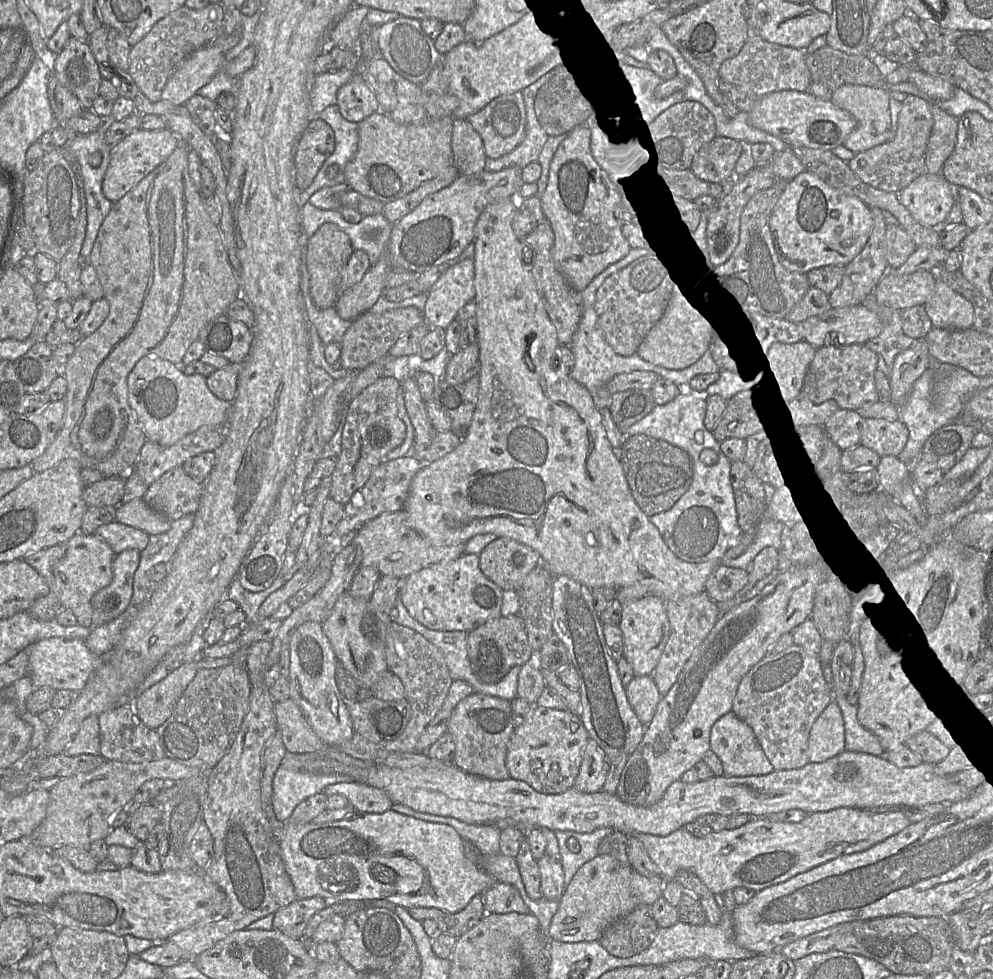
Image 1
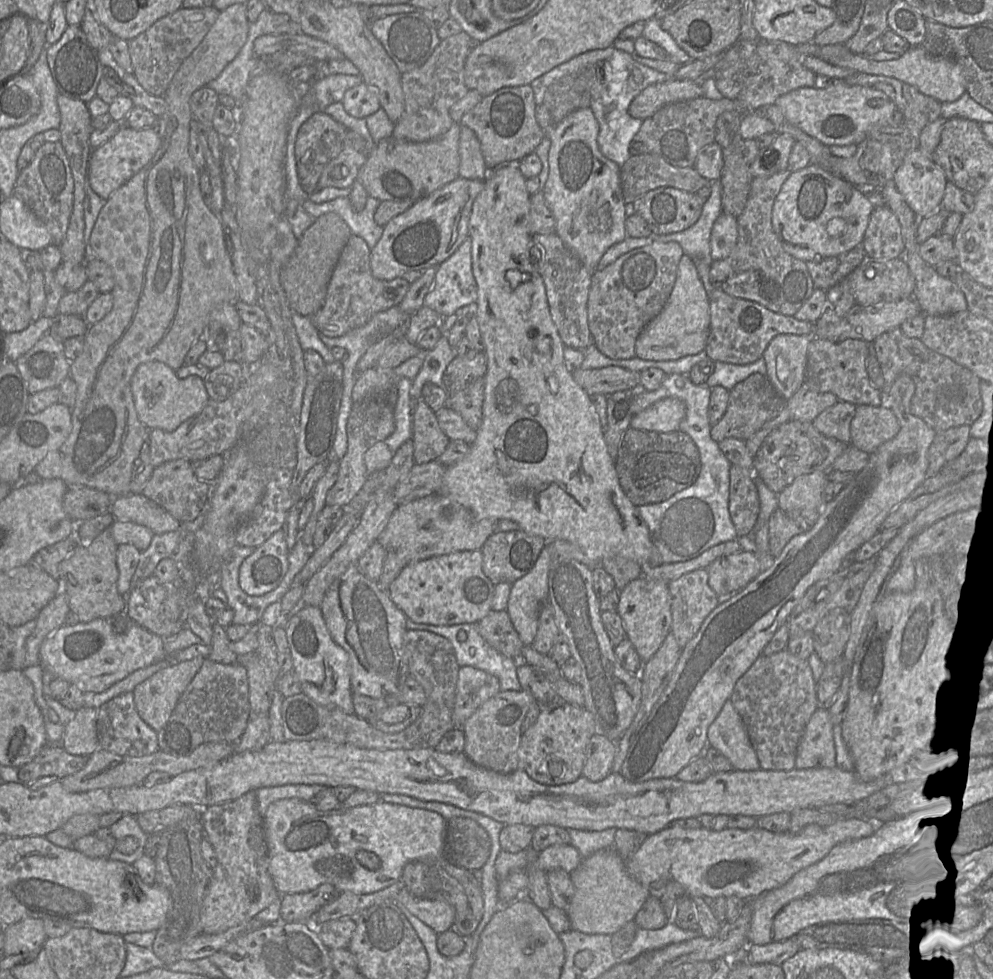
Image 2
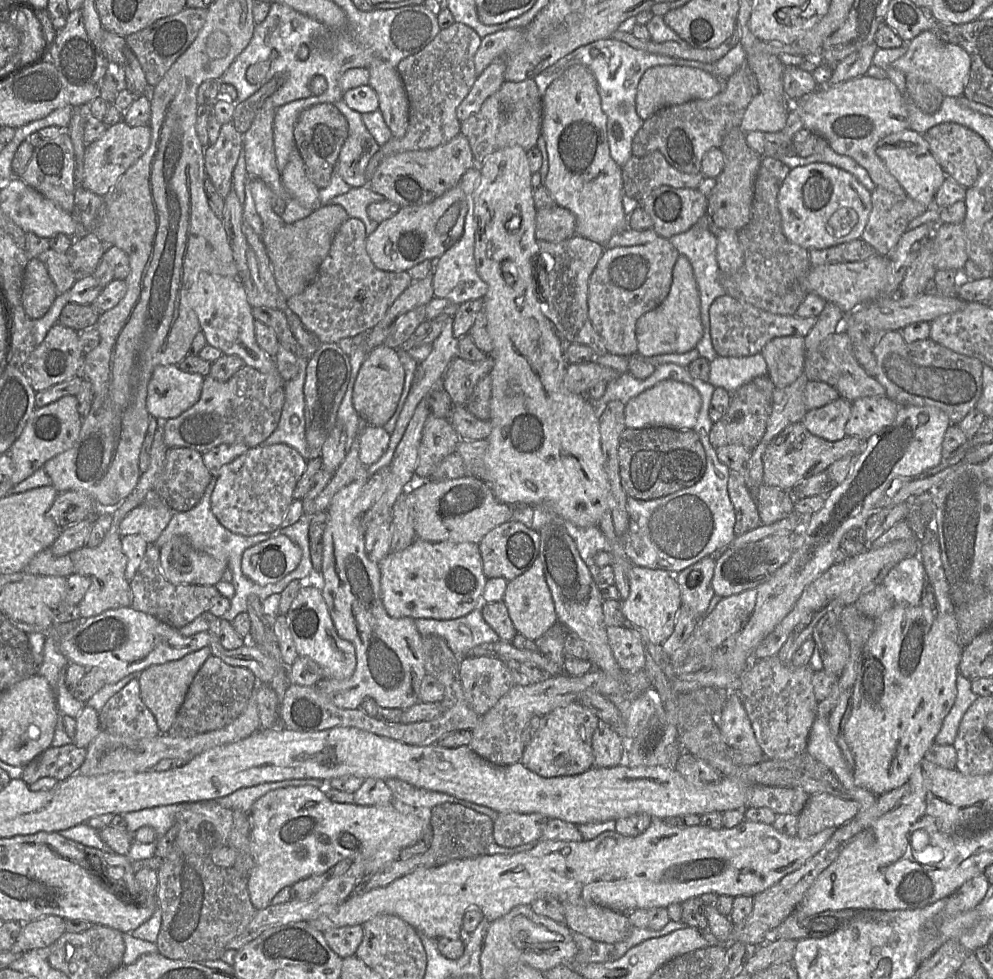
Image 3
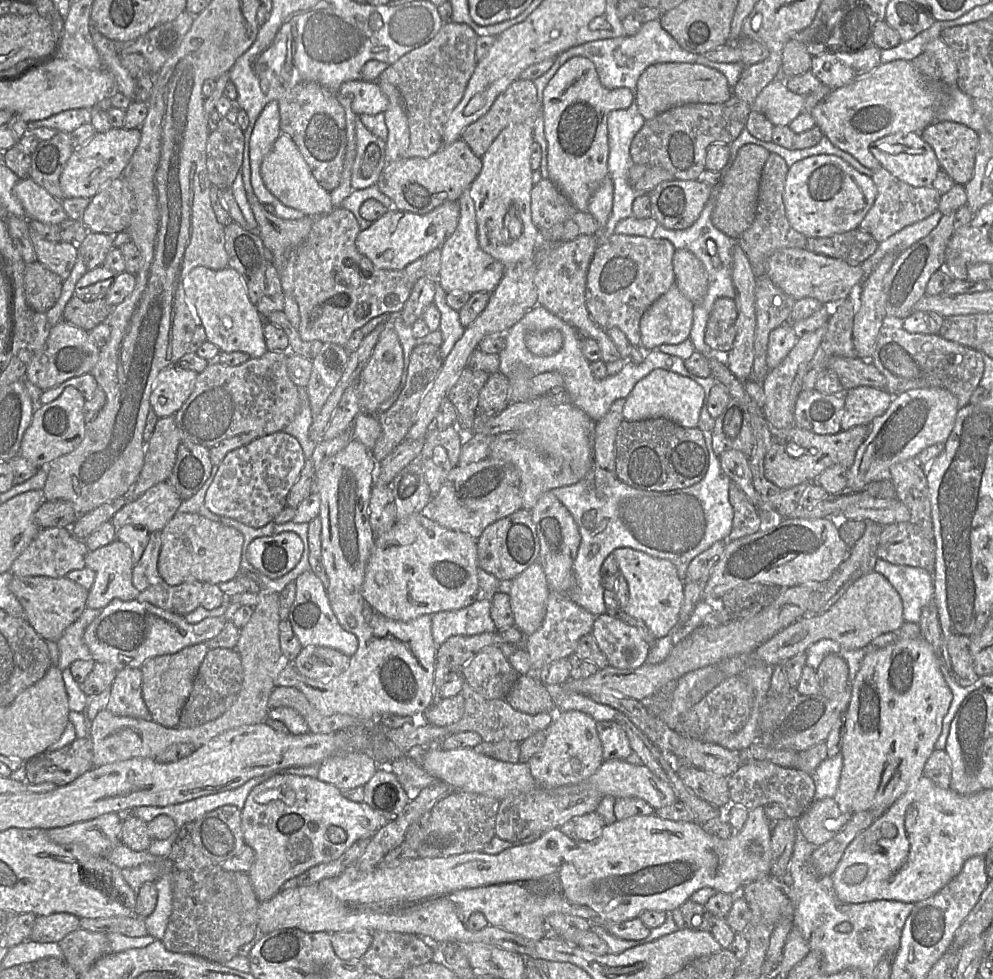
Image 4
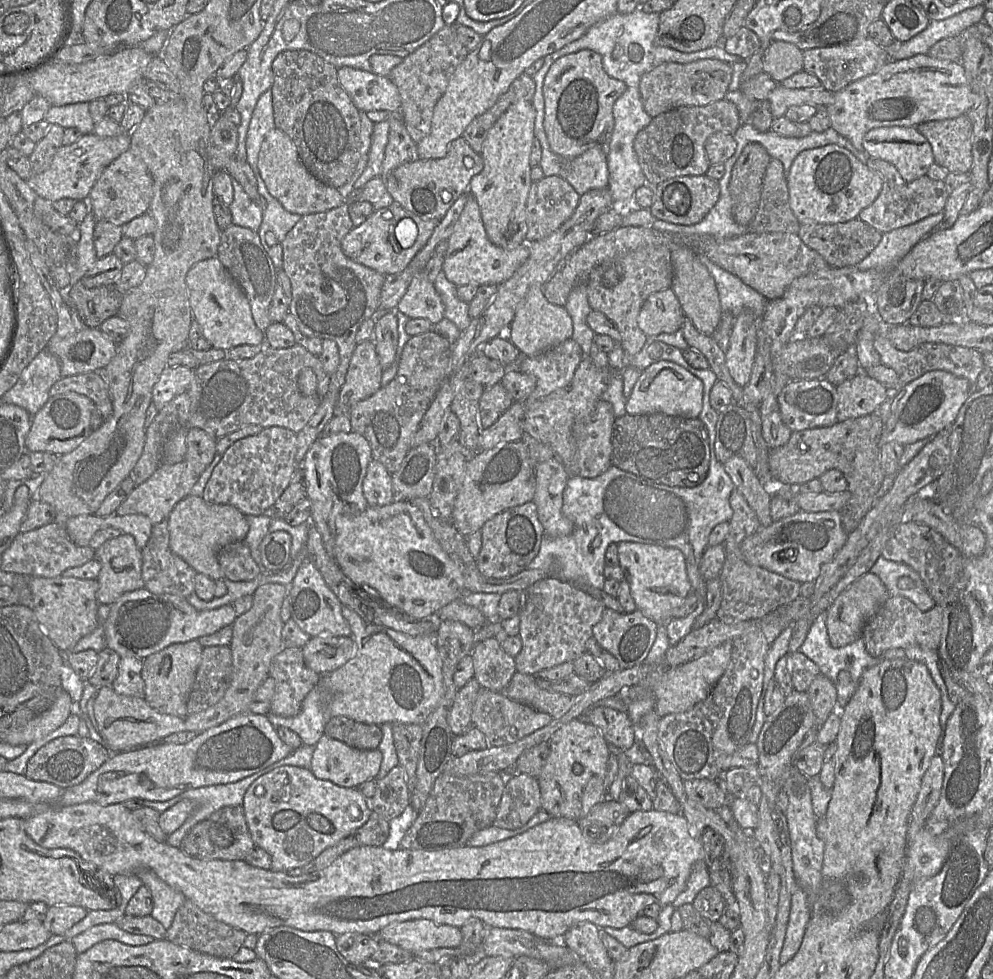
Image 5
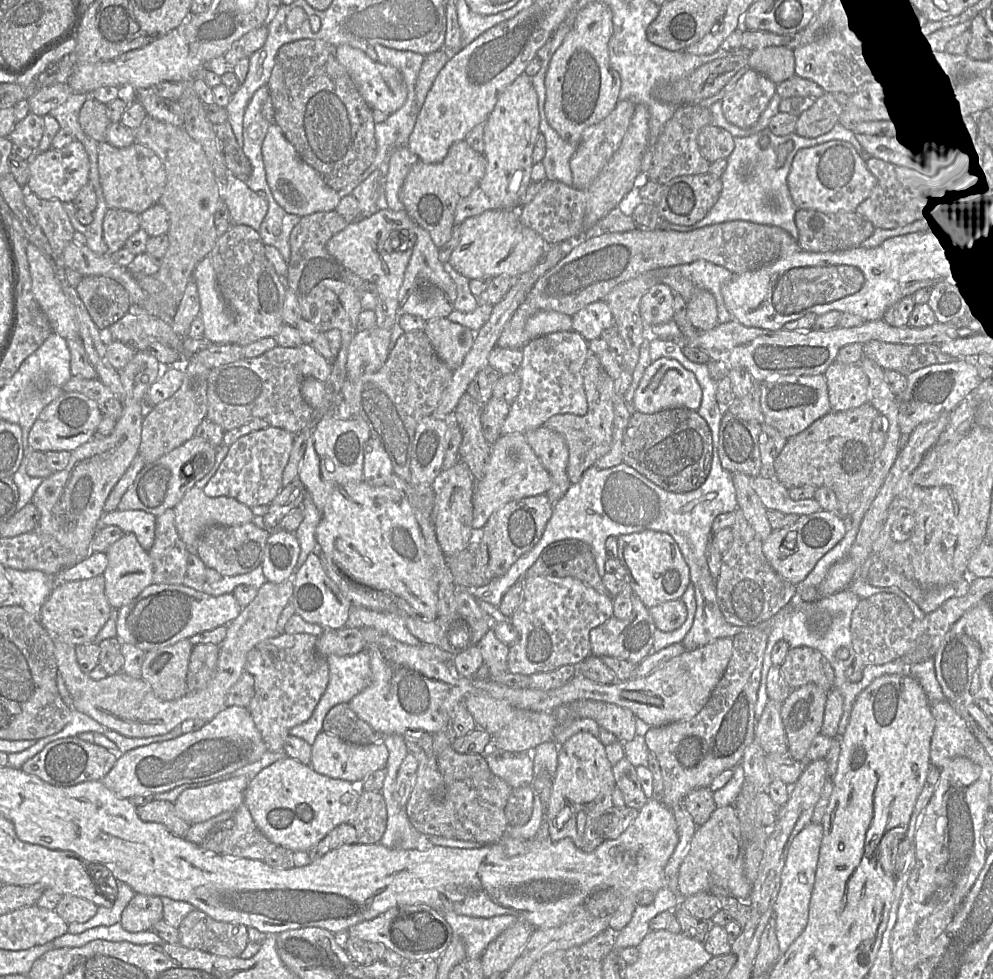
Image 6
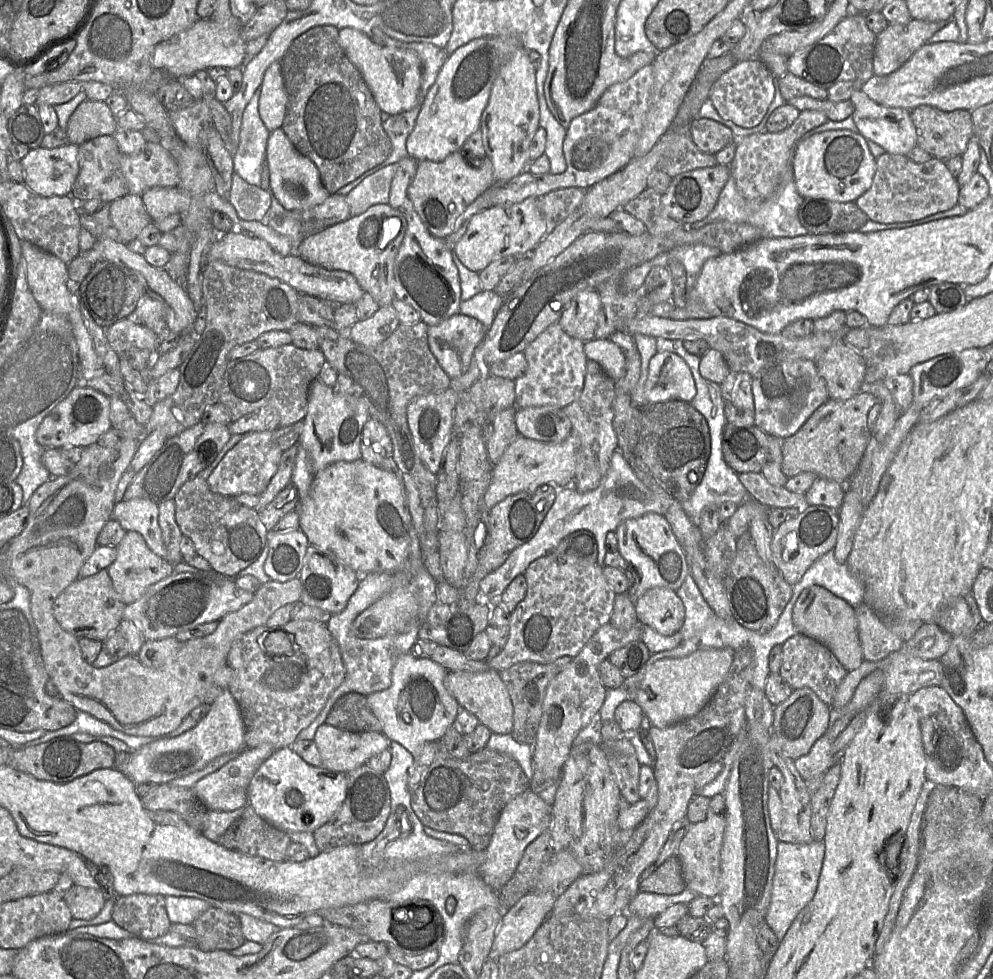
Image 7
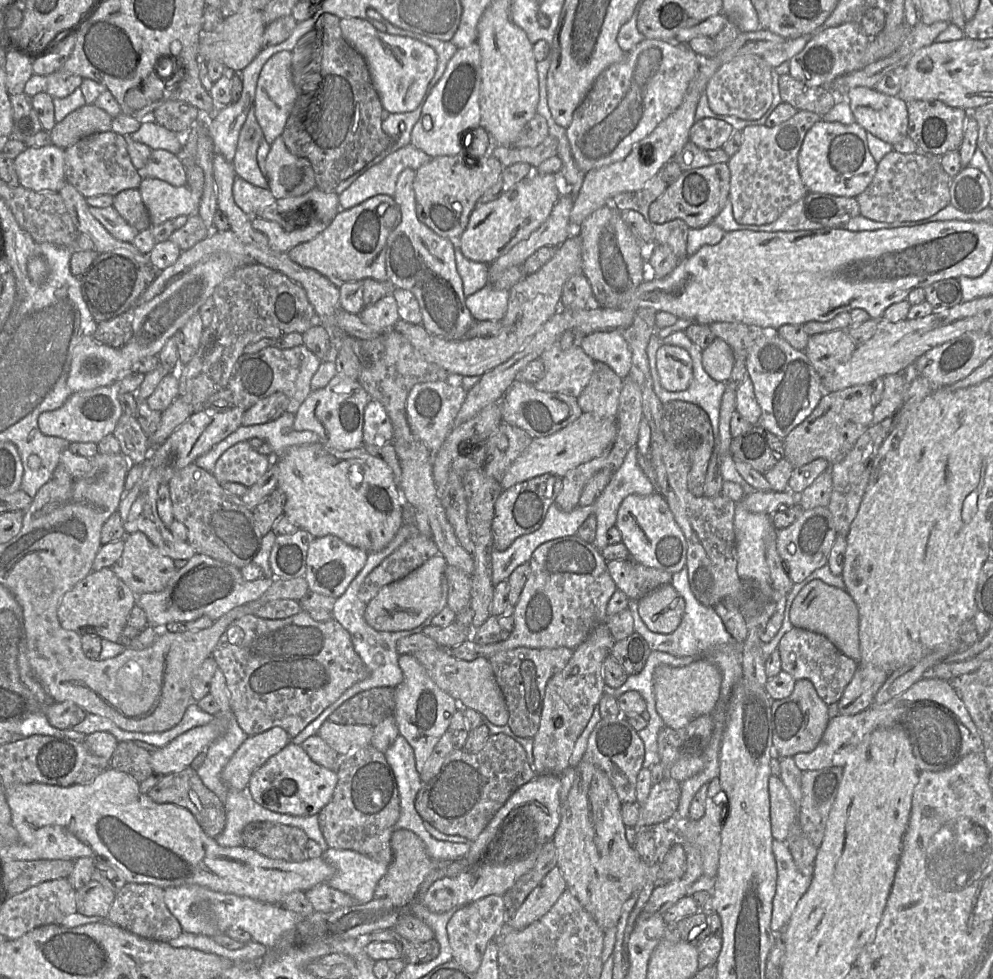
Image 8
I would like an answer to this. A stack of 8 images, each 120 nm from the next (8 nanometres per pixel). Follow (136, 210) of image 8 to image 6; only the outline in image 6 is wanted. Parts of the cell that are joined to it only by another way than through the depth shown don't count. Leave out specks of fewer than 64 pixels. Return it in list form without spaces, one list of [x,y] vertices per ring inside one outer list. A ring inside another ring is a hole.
[[[109,208],[103,220],[103,238],[110,254],[124,247],[127,239],[140,229],[141,214]]]

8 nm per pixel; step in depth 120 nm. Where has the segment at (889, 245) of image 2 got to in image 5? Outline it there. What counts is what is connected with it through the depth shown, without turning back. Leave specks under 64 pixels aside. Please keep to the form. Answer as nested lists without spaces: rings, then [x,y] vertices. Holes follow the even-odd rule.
[[[868,157],[866,165],[882,179],[882,190],[876,200],[859,213],[858,218],[880,233],[890,232],[943,212],[950,195],[945,181],[931,179],[928,175],[906,181],[895,166],[880,158]]]

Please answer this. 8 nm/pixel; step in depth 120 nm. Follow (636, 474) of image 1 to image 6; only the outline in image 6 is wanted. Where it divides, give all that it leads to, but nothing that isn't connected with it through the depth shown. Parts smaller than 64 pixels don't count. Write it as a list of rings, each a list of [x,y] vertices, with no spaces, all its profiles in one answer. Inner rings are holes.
[[[687,408],[653,414],[633,411],[622,441],[623,462],[664,490],[685,493],[706,480],[712,463],[712,433],[697,411]]]

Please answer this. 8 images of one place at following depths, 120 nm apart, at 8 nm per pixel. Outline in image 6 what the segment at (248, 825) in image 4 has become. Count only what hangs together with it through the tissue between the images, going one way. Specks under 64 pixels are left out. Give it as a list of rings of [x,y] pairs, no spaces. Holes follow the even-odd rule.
[[[286,756],[262,769],[249,782],[244,803],[257,828],[272,843],[294,852],[309,852],[327,833],[351,817],[359,796],[359,784],[319,774],[310,765]]]

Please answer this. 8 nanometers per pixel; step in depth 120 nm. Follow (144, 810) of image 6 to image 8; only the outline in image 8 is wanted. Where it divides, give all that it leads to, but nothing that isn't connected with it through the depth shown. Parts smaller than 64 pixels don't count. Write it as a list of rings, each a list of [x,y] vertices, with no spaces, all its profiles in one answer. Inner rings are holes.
[[[191,766],[179,772],[164,775],[147,795],[156,803],[172,803],[189,810],[205,834],[213,839],[225,828],[226,811],[223,802],[205,786],[197,770]]]

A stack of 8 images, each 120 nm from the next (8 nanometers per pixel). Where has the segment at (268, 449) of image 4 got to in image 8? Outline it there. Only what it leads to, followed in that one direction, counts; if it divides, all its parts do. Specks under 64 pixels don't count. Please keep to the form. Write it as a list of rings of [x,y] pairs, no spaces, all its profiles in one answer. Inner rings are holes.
[[[242,441],[219,457],[213,475],[219,483],[234,482],[249,488],[258,482],[271,464],[271,457],[255,451],[248,441]]]

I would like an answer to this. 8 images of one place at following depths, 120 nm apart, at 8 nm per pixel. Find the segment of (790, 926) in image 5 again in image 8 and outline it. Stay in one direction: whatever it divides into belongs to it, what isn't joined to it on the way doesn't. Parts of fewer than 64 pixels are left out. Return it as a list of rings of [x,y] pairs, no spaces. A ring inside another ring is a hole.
[[[773,841],[777,866],[776,893],[773,899],[771,929],[778,935],[788,924],[796,906],[813,879],[813,868],[800,870],[796,866],[786,841]]]

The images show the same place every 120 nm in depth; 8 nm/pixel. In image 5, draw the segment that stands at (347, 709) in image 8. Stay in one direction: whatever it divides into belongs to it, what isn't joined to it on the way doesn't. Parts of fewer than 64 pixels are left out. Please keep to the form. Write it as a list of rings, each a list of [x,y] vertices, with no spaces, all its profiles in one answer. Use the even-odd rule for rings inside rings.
[[[345,716],[330,718],[324,733],[359,750],[377,749],[382,740],[382,730],[378,725],[367,725]]]

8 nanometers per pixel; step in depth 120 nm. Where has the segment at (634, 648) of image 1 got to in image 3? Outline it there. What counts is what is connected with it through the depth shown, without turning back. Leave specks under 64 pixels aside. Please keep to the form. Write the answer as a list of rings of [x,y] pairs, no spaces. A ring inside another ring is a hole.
[[[633,565],[628,577],[630,592],[622,601],[622,613],[627,621],[646,632],[650,642],[661,645],[673,632],[681,606],[681,593],[675,576],[663,569]]]

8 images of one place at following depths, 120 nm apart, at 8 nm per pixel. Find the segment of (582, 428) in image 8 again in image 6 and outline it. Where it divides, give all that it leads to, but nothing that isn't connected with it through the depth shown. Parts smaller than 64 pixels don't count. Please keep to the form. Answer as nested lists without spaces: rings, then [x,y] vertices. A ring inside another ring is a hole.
[[[524,434],[502,435],[492,446],[481,480],[475,482],[472,497],[472,527],[481,531],[489,517],[505,504],[530,496],[545,494],[551,484],[550,475],[526,441]]]

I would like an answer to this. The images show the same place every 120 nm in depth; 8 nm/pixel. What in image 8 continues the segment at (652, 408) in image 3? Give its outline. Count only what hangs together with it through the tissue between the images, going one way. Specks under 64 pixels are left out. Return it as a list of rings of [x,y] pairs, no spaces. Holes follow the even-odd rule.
[[[662,344],[656,354],[656,367],[660,383],[667,391],[684,391],[691,384],[692,359],[681,347]]]

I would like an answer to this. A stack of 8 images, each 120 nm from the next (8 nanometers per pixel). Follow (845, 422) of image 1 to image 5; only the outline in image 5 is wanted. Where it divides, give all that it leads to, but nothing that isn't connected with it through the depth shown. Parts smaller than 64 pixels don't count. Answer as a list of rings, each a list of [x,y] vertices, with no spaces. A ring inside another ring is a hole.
[[[825,377],[790,381],[778,395],[781,418],[792,432],[835,424],[837,422],[837,402],[836,386]]]

